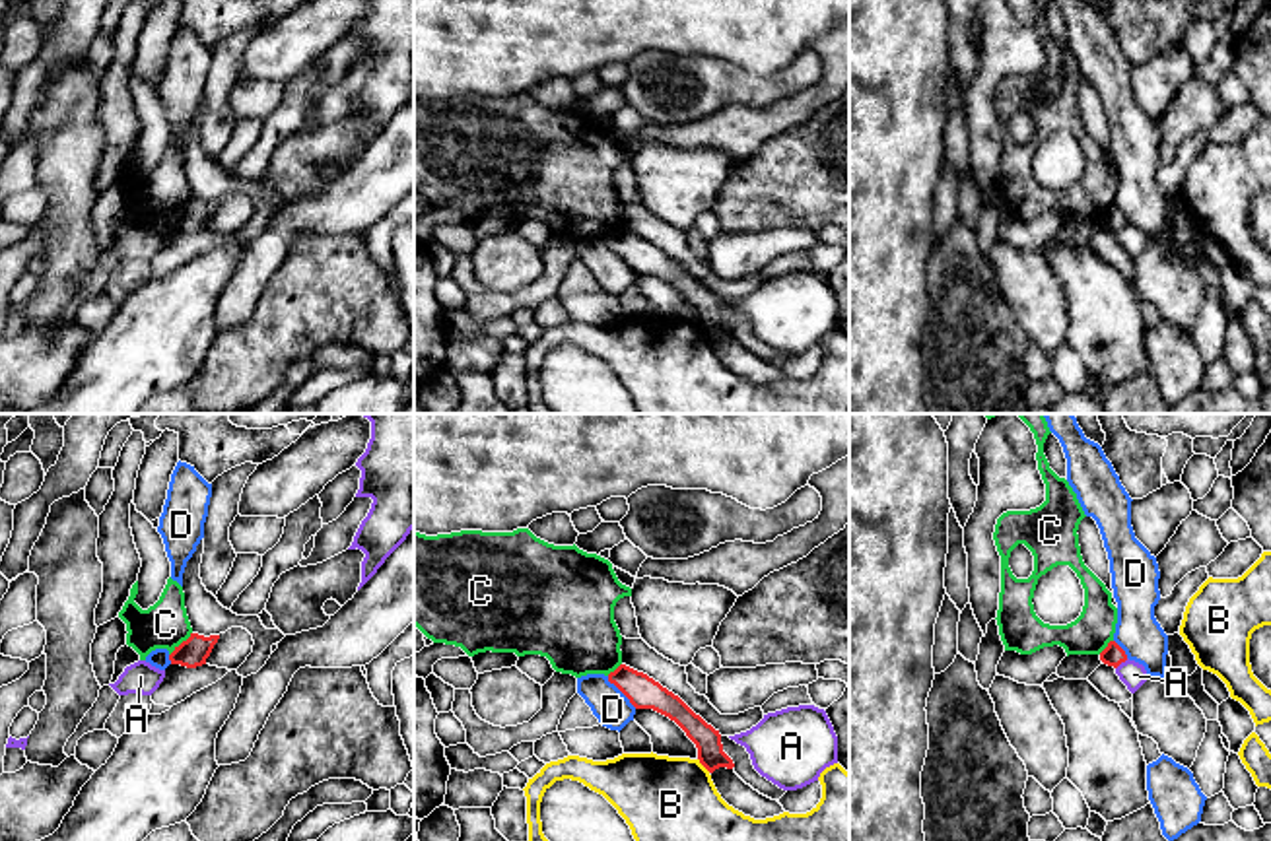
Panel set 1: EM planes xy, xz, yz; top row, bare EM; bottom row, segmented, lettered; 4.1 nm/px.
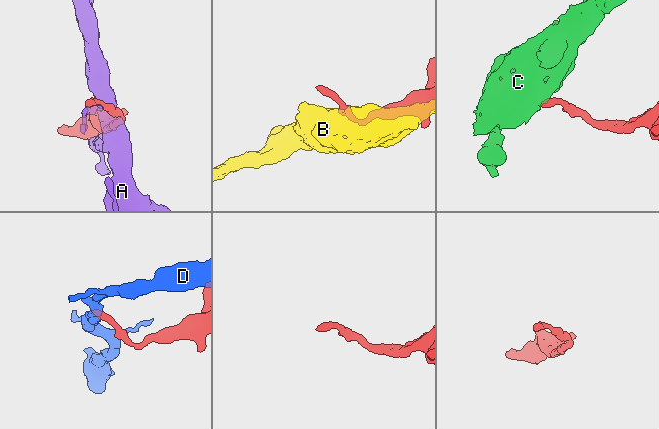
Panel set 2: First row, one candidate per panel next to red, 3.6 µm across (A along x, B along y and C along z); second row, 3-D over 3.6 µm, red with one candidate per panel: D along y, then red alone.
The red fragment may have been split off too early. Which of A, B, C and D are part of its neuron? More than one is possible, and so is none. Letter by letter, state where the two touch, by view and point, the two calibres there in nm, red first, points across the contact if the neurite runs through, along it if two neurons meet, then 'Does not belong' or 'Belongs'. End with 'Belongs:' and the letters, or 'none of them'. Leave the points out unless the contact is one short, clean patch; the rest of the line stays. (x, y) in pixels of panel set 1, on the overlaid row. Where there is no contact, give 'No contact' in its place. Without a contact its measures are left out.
A: Touches red at yz (1122, 661). Thickness 90 nm (red) against 110 nm. Does not belong
B: Touches red at xz (704, 766). Thickness 110 nm (red) against 360 nm. Boundary: xz (698, 758), (710, 772). Does not belong
C: Touches red at xy (181, 643). Thickness 120 nm (red) against 190 nm. Boundary: xy (191, 632), (170, 655). Does not belong
D: Touches red at xz (620, 690). Thickness 140 nm (red) against 150 nm. Boundary: xz (607, 676), (636, 707). Does not belong
Belongs: none of them

